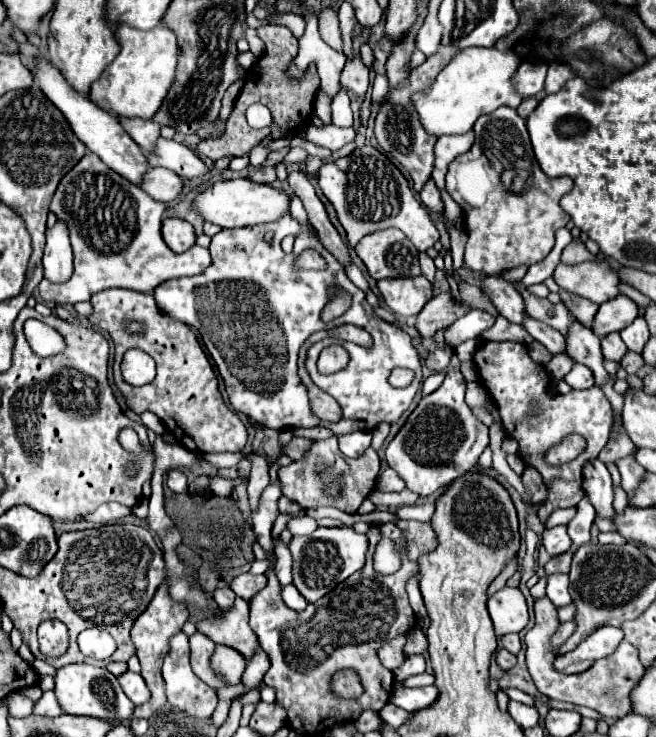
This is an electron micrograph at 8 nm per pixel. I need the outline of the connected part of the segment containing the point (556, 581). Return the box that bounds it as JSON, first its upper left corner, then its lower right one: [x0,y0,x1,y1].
[547,573,571,607]

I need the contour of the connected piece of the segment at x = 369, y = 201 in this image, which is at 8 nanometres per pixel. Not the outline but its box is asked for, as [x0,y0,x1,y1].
[319,145,439,251]

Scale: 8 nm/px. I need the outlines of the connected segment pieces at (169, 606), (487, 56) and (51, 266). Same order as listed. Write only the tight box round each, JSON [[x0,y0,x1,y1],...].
[[131,583,189,719],[411,47,521,135],[43,219,73,283]]

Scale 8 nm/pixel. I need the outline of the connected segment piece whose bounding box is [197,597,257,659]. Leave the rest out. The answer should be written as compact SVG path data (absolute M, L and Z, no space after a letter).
M235 597L233 607L225 609L223 615L203 619L197 623L197 631L207 635L213 643L231 645L245 659L253 657L257 647L257 637L249 627L249 601Z

